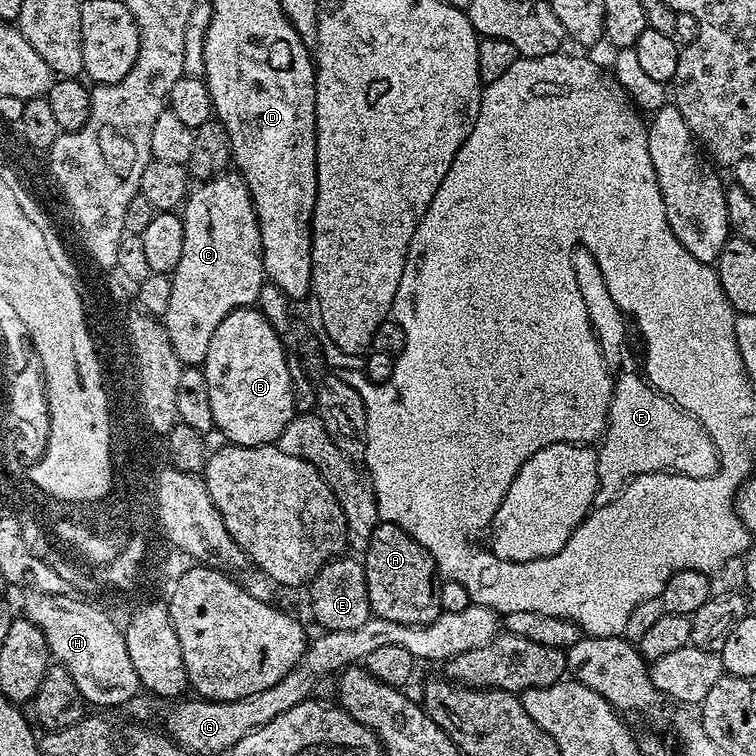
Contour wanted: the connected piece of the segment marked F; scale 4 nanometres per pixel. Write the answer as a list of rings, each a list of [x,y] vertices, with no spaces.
[[[624,372],[615,377],[608,411],[608,429],[604,431],[598,444],[598,490],[594,494],[593,509],[606,506],[618,496],[635,476],[651,472],[676,472],[679,476],[688,476],[692,480],[709,480],[720,468],[720,459],[716,453],[710,434],[689,412],[684,412],[668,396],[657,392],[643,375],[635,376]]]

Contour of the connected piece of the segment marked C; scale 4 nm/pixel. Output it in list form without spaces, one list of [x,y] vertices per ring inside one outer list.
[[[238,174],[215,175],[193,187],[182,205],[182,258],[171,273],[170,304],[162,323],[181,365],[203,365],[214,330],[234,310],[255,305],[266,283],[260,227],[252,199]]]

